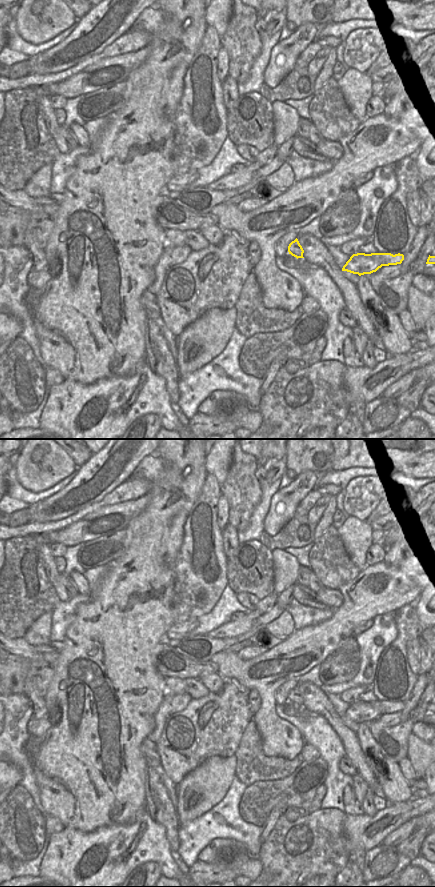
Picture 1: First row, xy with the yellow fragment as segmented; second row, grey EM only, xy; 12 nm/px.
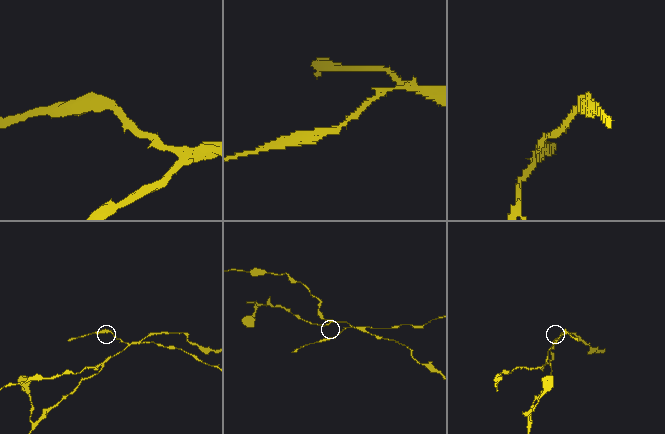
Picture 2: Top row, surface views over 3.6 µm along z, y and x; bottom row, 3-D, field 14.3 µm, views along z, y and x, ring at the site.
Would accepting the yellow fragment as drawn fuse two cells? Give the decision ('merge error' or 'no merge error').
merge error

